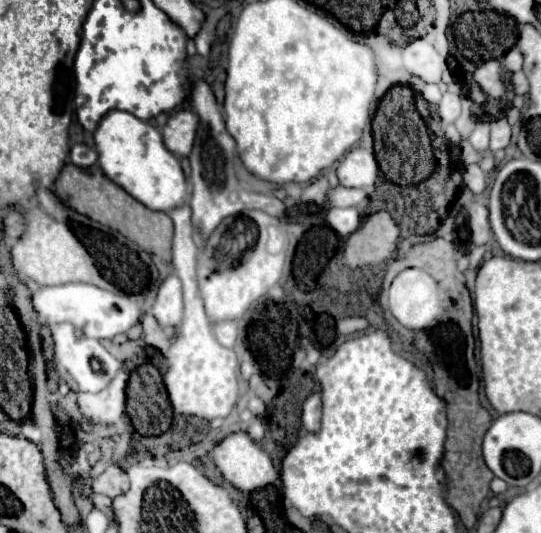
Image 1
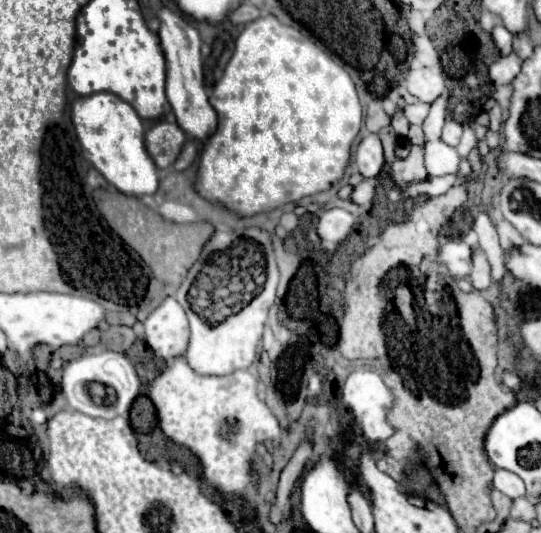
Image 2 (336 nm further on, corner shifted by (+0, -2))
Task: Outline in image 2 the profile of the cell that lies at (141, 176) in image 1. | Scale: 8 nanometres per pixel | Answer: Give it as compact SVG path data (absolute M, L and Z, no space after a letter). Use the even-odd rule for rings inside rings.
M110 92L76 98L72 104L72 124L84 158L106 178L108 184L128 196L156 194L160 184L158 168L144 146L144 124L128 102Z

